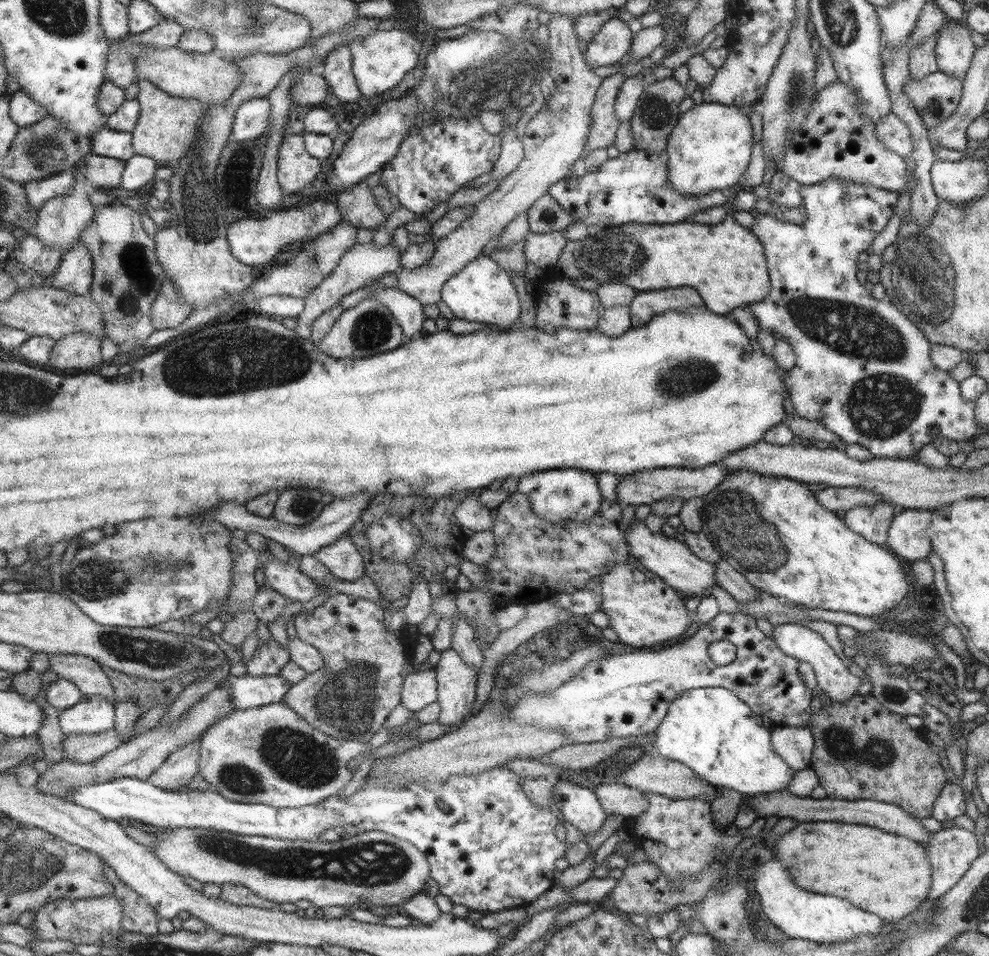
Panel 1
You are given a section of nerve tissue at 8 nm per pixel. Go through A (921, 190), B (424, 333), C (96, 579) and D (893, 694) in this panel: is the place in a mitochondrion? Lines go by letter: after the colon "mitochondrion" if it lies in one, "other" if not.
A: other
B: other
C: mitochondrion
D: mitochondrion

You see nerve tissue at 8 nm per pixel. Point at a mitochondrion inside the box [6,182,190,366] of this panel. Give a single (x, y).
(134, 281)

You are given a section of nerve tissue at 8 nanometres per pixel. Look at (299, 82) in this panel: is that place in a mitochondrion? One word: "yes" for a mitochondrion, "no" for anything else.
no

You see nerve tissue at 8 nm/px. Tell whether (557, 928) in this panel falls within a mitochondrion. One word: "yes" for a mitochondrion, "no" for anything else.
no

